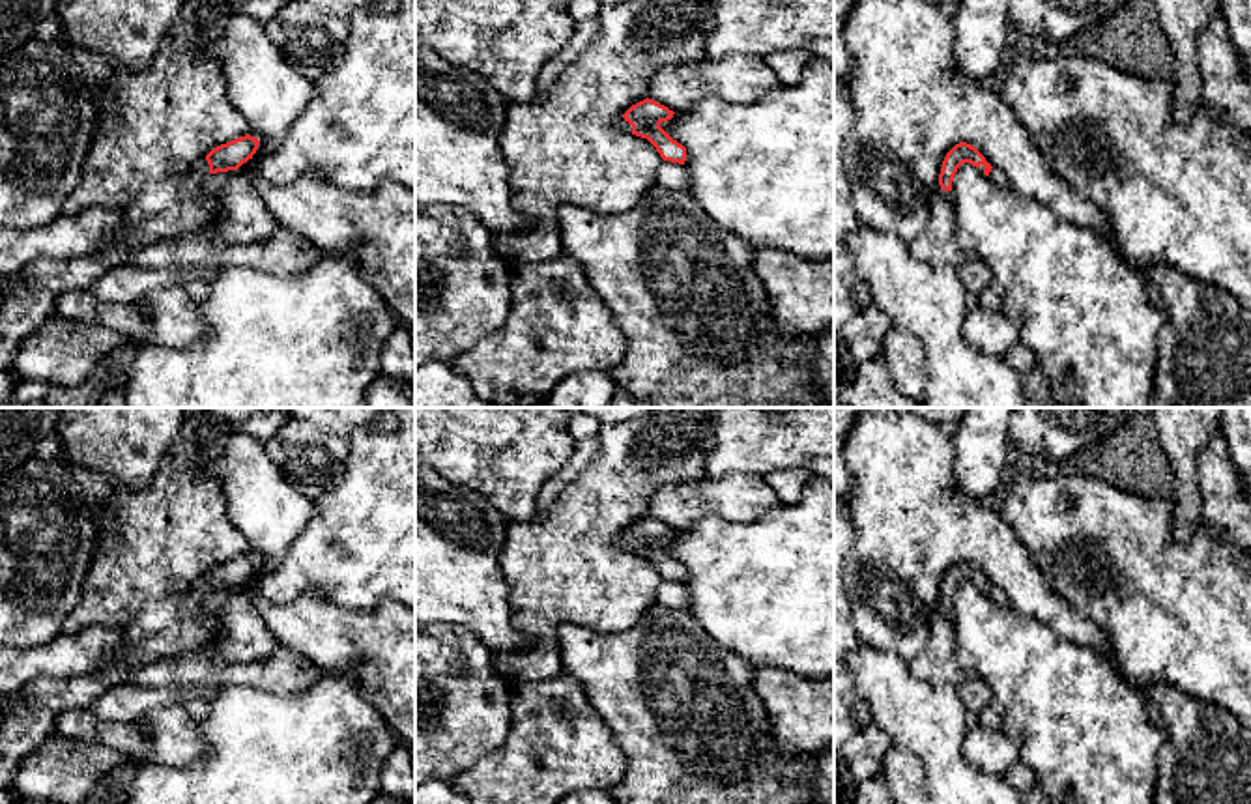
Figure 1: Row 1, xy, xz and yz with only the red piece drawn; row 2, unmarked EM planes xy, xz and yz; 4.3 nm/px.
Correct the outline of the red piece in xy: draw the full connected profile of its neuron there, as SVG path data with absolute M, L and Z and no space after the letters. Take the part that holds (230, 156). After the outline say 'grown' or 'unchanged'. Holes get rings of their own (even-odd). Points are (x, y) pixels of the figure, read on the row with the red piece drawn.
M245 135L213 148L193 166L172 179L148 183L123 204L123 228L114 245L99 254L75 258L39 258L15 273L0 297L0 370L13 368L22 338L54 312L56 297L69 290L86 290L129 258L140 247L163 237L178 237L198 230L213 213L209 198L194 193L209 174L237 170L252 159L260 140Z | grown

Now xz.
M643 99L632 105L617 122L617 127L625 133L647 138L664 161L684 165L686 148L673 140L662 127L662 122L673 118L673 110L653 101Z | grown

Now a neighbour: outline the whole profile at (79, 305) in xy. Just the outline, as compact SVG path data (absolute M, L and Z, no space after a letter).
M88 290L60 294L54 303L54 312L77 323L112 329L127 346L142 346L153 329L153 320L135 305L101 301Z

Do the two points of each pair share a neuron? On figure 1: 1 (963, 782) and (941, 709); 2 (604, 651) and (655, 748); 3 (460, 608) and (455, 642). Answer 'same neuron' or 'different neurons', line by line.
1: same neuron
2: same neuron
3: different neurons

